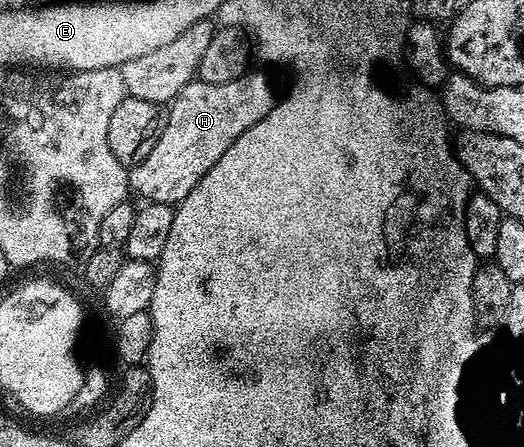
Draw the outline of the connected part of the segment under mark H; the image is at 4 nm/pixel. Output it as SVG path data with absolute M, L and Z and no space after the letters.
M250 70L235 78L235 82L223 82L223 86L215 86L211 82L195 78L187 86L183 86L183 90L179 90L177 97L168 105L169 113L164 113L163 123L151 152L128 169L130 193L138 192L142 196L140 199L150 204L180 204L183 198L191 194L191 190L199 186L199 178L203 178L203 174L207 174L207 170L211 170L211 166L219 162L223 150L227 150L227 146L231 146L231 142L235 142L239 134L251 130L255 122L267 118L274 103L275 95L273 96L273 88L269 85L268 78L256 70Z

